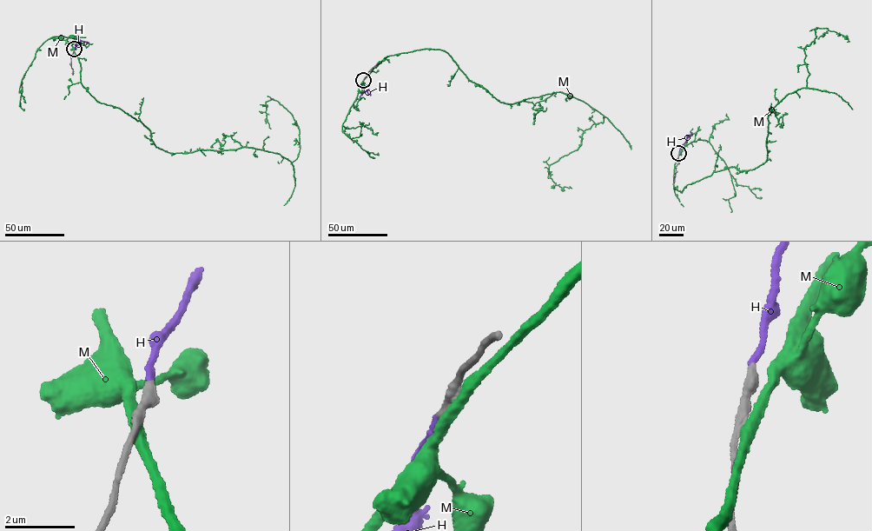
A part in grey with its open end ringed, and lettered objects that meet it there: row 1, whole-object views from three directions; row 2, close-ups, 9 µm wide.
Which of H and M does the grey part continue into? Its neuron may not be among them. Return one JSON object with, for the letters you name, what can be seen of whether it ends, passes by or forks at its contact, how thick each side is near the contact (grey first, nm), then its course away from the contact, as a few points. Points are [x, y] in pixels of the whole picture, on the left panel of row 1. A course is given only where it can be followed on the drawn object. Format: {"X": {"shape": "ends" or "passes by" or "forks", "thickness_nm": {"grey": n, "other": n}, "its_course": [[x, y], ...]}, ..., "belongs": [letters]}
{"H": {"shape": "ends", "thickness_nm": {"grey": 320, "other": 170}, "its_course": [[74, 49], [81, 41], [89, 43]]}, "belongs": ["H"]}

